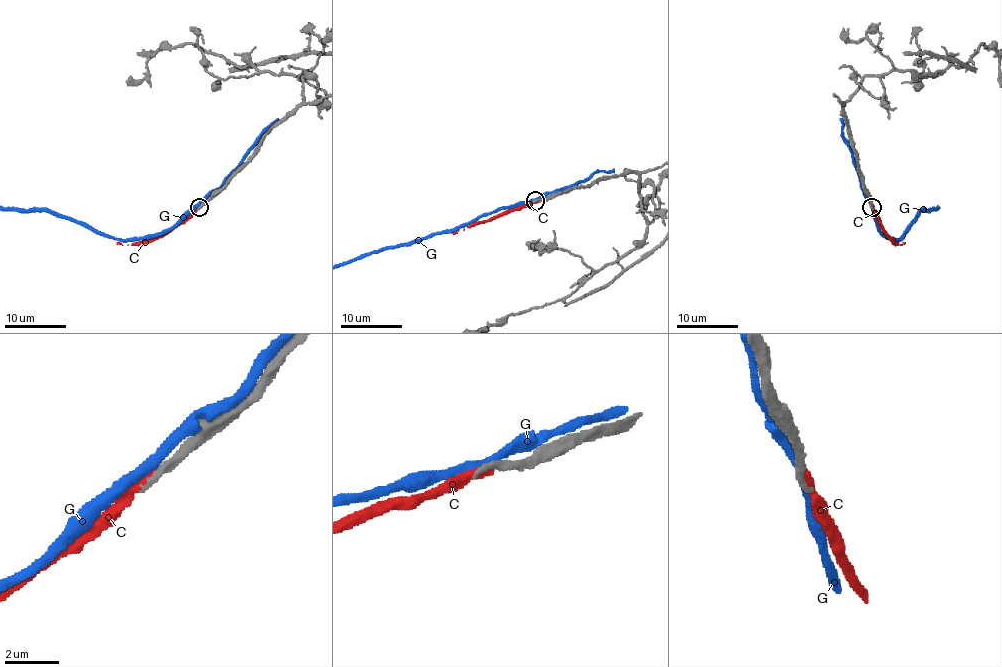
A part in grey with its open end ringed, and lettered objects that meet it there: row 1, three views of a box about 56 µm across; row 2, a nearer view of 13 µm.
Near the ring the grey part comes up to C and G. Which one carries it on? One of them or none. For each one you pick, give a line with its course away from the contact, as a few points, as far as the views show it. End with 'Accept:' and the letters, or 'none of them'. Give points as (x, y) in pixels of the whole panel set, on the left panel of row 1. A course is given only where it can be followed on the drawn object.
C: via (200, 206), (153, 237), (132, 245), (116, 242)
Accept: C

